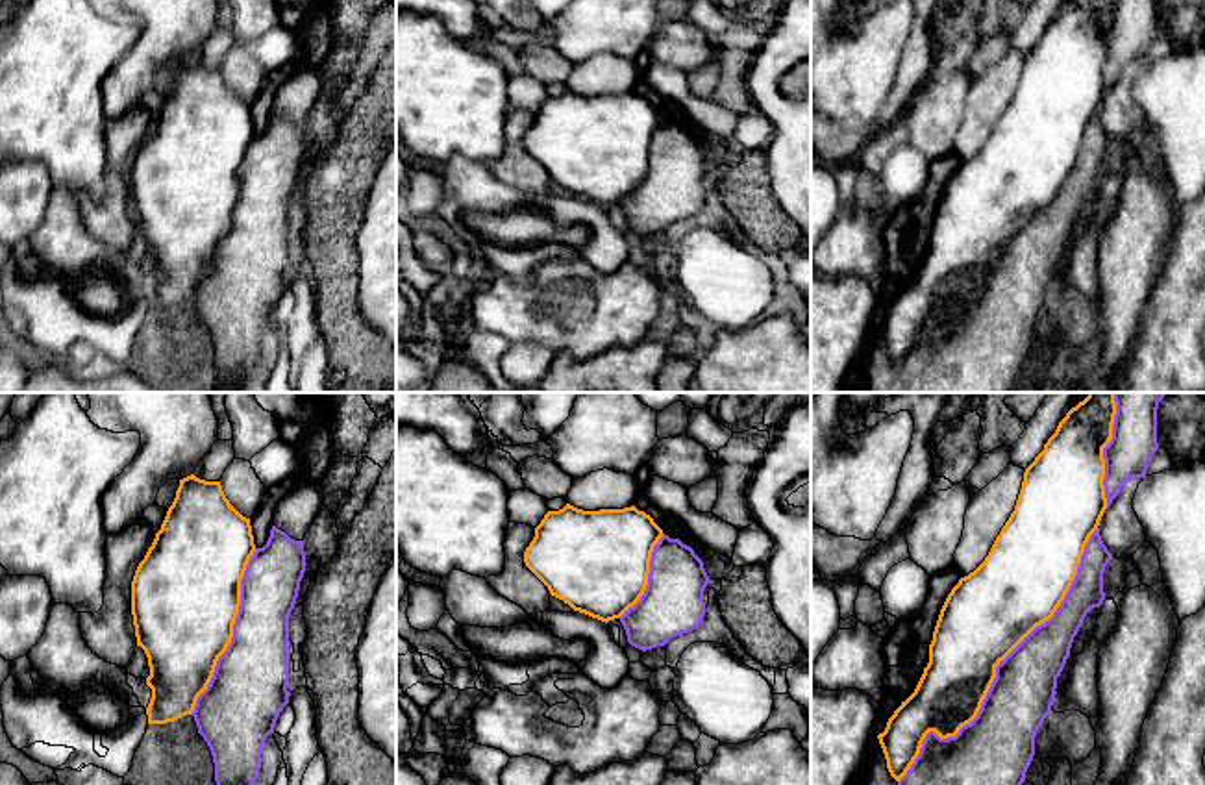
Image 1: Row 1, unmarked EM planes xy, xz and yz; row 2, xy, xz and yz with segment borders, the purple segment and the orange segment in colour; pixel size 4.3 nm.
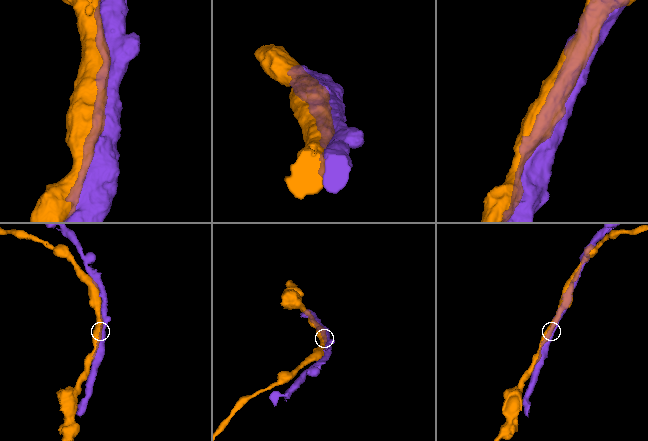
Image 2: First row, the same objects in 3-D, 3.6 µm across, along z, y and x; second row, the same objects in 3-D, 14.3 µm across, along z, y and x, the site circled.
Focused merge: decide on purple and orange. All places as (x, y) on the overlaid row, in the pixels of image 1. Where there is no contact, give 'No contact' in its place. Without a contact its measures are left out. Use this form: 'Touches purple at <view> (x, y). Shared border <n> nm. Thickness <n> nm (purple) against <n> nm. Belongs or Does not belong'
Touches purple at yz (996, 669). Shared border 1400 nm. Thickness 280 nm (purple) against 380 nm. Does not belong

